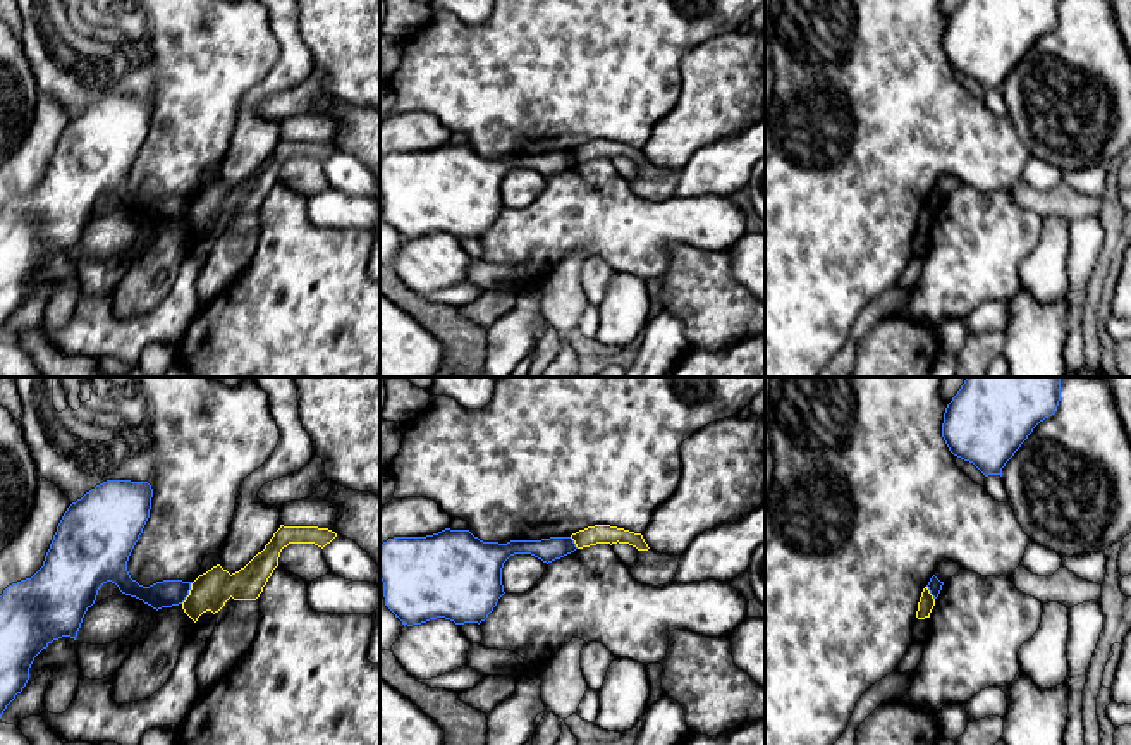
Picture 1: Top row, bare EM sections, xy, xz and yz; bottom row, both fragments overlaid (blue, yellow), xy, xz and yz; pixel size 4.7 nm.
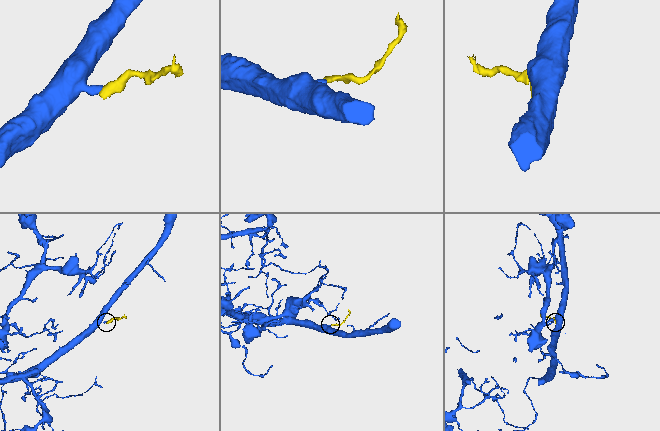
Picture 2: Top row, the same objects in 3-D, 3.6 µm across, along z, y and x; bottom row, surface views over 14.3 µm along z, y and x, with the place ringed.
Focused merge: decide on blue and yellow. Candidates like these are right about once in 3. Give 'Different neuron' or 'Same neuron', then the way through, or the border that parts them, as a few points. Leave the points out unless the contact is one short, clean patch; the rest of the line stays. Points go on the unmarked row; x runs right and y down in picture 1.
Different neuron. Boundary: xy (193, 197), (181, 217)

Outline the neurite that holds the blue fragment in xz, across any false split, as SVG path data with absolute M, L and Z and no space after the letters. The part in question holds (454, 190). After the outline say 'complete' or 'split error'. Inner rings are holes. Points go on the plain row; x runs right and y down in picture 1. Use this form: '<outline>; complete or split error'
M450 143L426 151L394 151L380 160L380 194L383 196L385 220L407 241L437 232L450 234L455 239L480 239L505 208L502 182L510 170L531 169L548 179L576 163L571 151L498 158L483 157L469 145Z; complete

